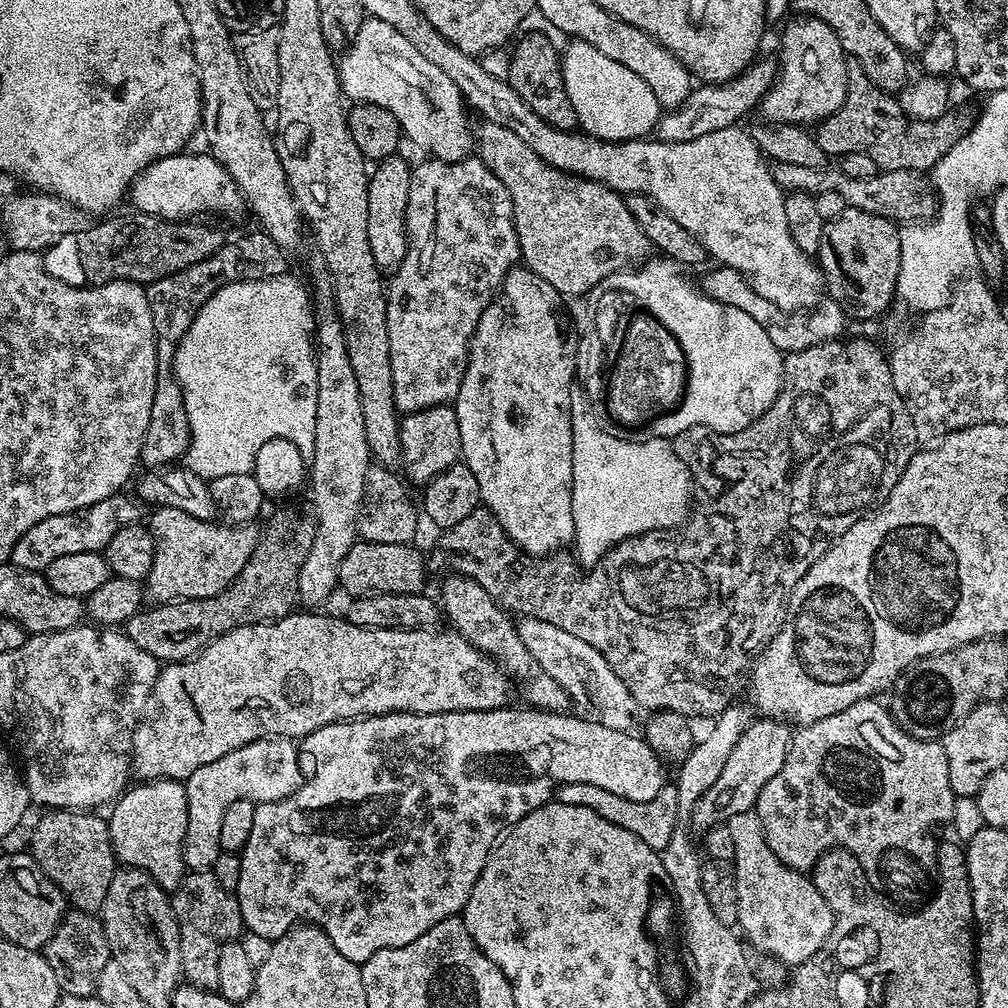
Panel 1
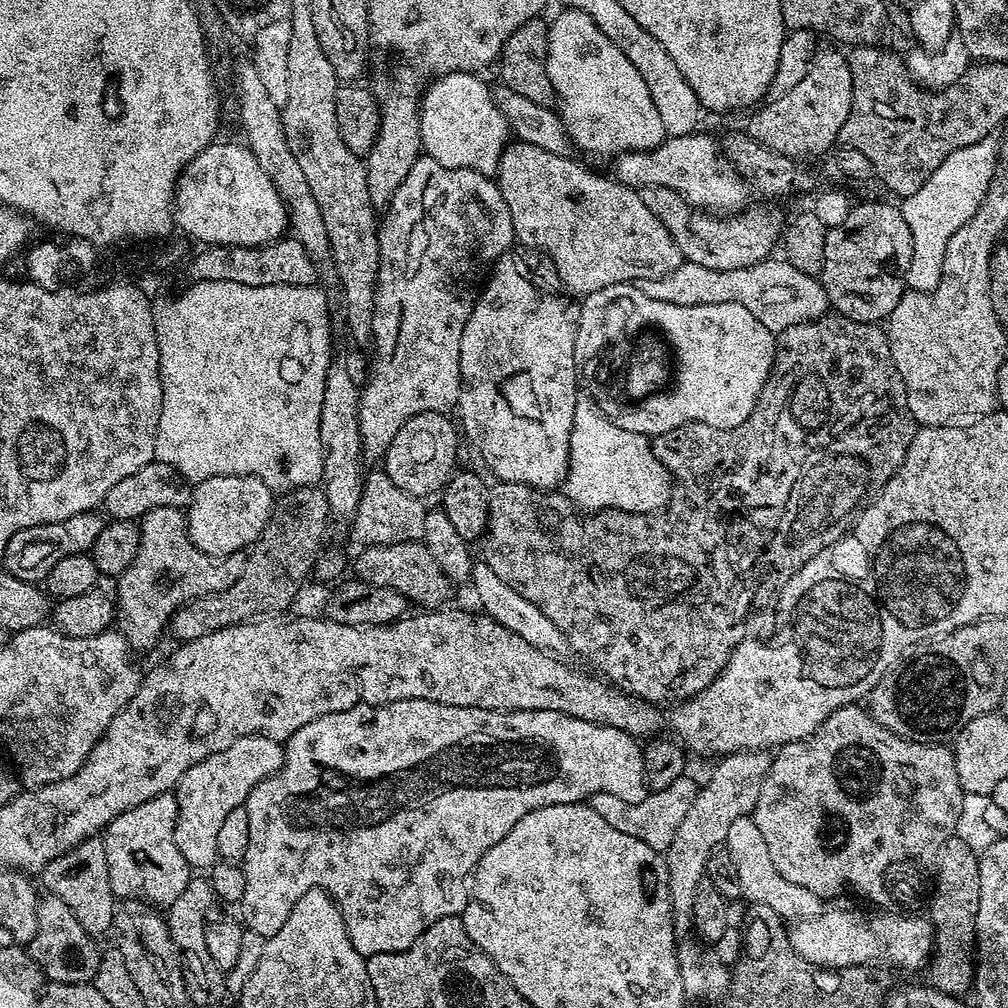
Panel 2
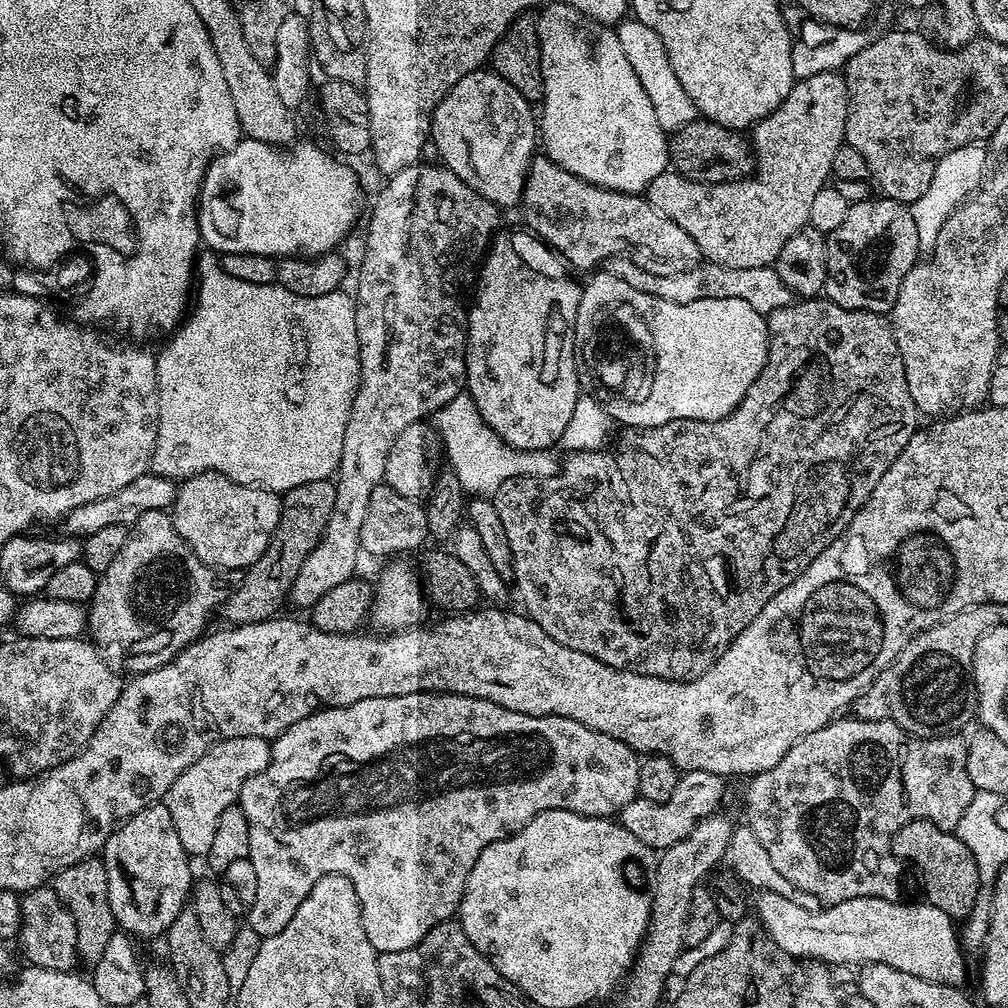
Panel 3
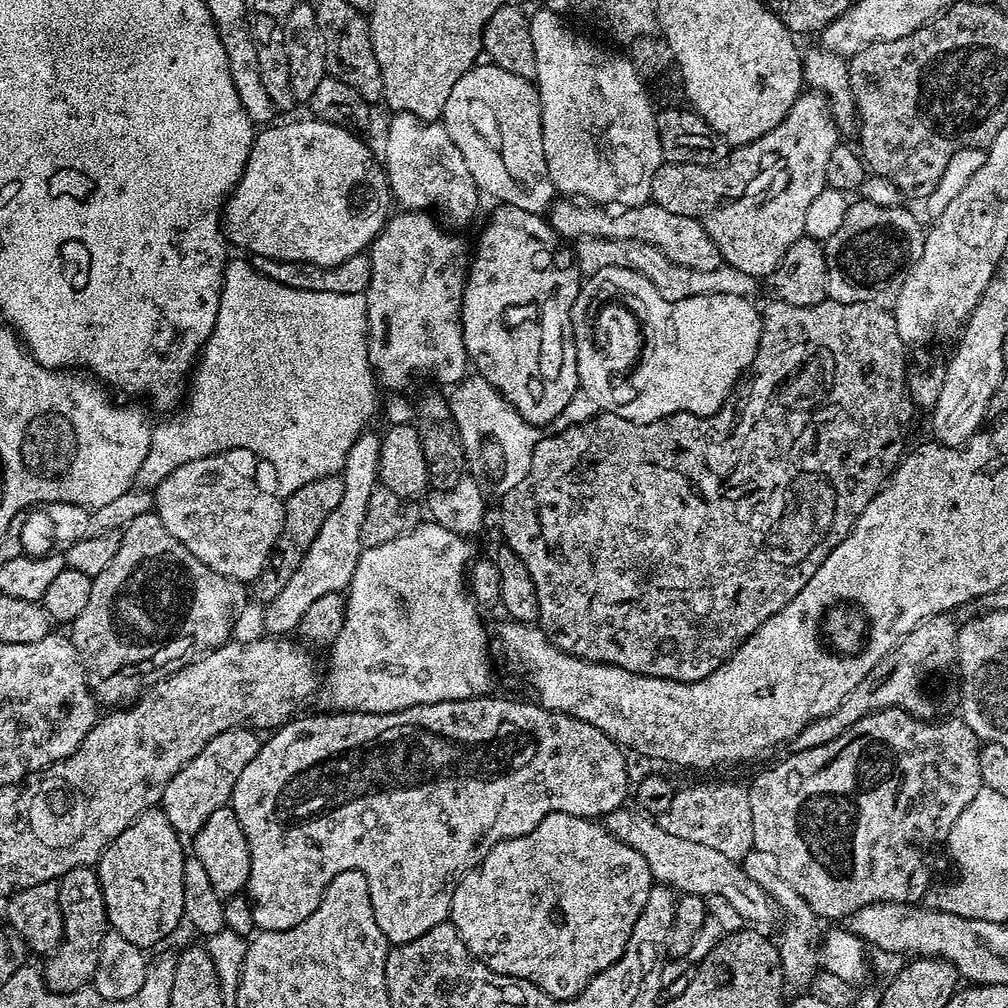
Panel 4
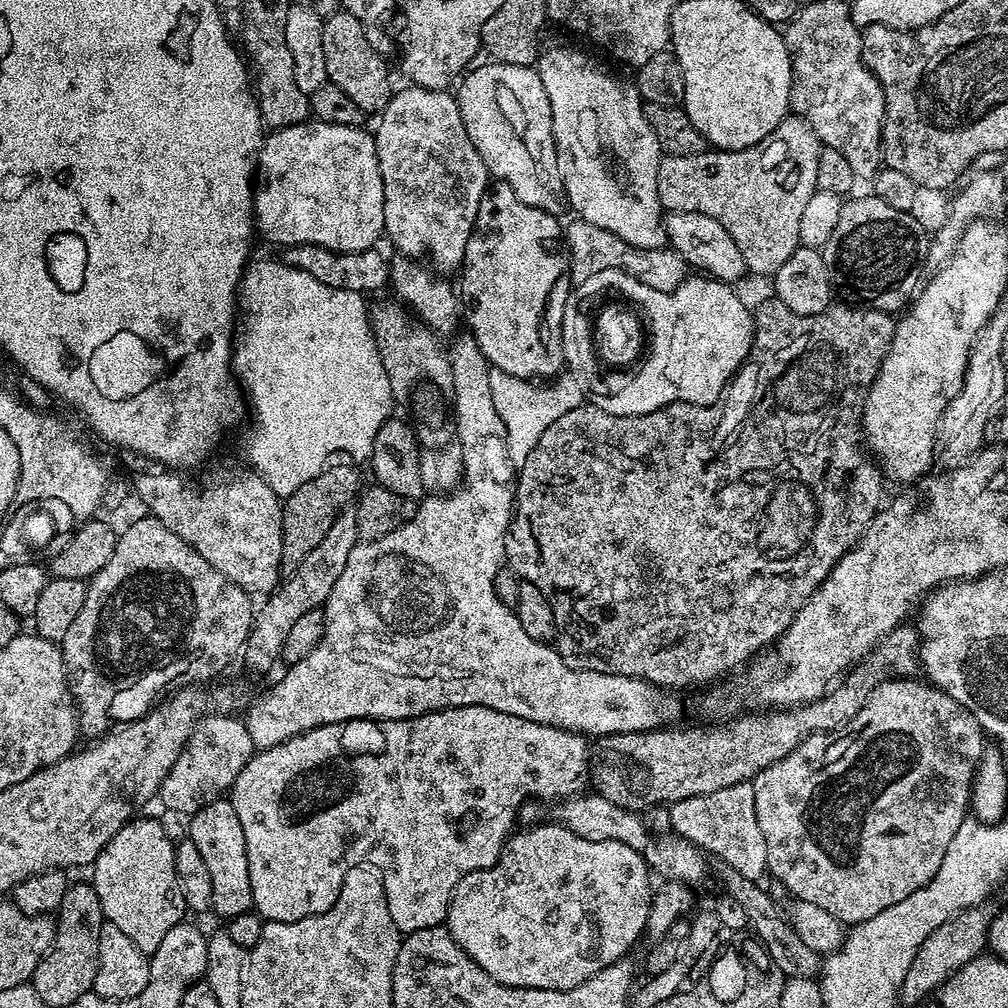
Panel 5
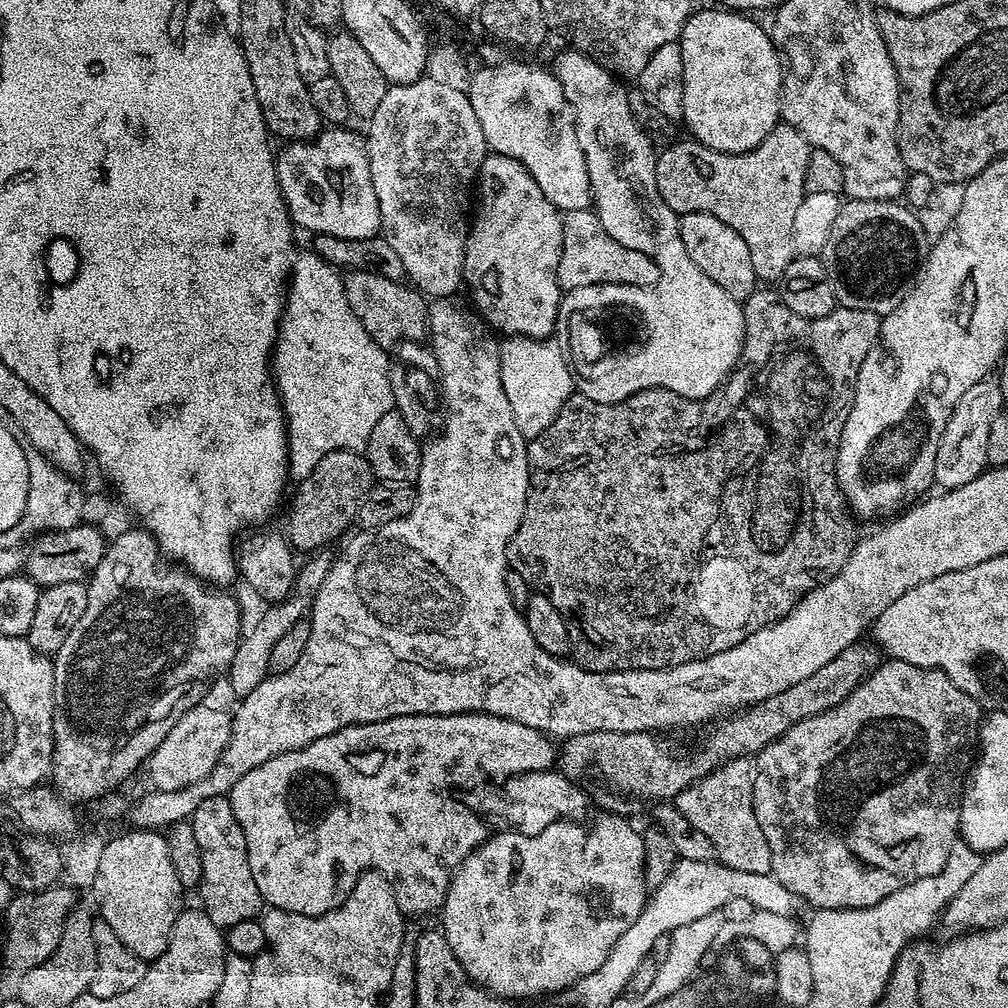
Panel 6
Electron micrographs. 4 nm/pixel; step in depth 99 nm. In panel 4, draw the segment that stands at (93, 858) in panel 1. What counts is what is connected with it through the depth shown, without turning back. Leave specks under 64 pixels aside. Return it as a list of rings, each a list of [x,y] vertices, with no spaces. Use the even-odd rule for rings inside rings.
[[[95,867],[70,870],[59,877],[58,883],[58,906],[64,915],[64,937],[55,952],[43,961],[42,975],[51,992],[78,992],[91,985],[98,966],[102,938],[110,931],[106,902]]]

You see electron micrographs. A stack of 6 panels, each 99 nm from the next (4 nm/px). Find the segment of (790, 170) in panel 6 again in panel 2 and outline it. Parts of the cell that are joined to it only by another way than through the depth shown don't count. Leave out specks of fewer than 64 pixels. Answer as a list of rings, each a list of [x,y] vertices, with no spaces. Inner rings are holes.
[[[843,51],[822,52],[808,64],[806,78],[802,78],[798,86],[786,90],[786,94],[769,99],[751,113],[752,125],[746,128],[748,135],[772,152],[801,158],[820,156],[828,151],[831,153],[837,147],[840,131],[852,109],[850,66]],[[642,188],[639,189],[642,202],[646,202],[646,210],[670,230],[670,238],[678,246],[680,253],[683,254],[685,261],[698,266],[706,266],[706,270],[738,270],[746,266],[754,266],[758,262],[769,259],[773,255],[772,247],[779,245],[782,240],[782,224],[780,228],[780,216],[772,208],[756,208],[745,210],[735,214],[725,215],[717,218],[712,214],[705,214],[697,210],[692,205],[687,204],[680,195],[669,188]]]

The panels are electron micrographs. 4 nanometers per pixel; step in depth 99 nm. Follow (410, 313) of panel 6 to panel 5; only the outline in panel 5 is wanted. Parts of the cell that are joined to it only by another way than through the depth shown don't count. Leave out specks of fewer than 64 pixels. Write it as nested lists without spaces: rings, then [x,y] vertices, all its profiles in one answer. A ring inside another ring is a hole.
[[[380,300],[376,305],[372,304],[370,319],[378,354],[382,358],[382,366],[386,366],[386,374],[390,378],[393,397],[397,401],[406,399],[419,380],[433,384],[444,394],[451,393],[454,374],[449,349],[445,345],[444,348],[440,345],[441,337],[427,324],[413,319],[409,309],[403,303],[392,300]]]

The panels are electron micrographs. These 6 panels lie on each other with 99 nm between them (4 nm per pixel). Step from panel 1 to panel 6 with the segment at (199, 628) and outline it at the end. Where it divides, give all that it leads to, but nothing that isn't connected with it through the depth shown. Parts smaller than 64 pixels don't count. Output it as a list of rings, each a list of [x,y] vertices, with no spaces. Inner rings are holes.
[[[331,452],[295,487],[286,532],[293,549],[301,548],[304,554],[312,554],[327,549],[327,544],[334,543],[340,535],[343,537],[349,531],[347,528],[356,524],[358,510],[368,491],[374,487],[374,477],[367,455],[358,452]]]

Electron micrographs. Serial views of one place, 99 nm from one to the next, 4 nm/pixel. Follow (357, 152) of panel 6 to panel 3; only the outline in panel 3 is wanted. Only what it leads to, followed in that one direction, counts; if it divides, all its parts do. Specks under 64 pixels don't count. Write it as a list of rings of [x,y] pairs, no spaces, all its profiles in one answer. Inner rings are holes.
[[[242,138],[240,141],[238,141],[237,144],[235,144],[234,147],[231,148],[229,152],[221,152],[220,155],[215,156],[214,159],[212,159],[208,163],[208,169],[206,170],[206,174],[204,175],[204,180],[202,183],[200,183],[200,195],[198,197],[198,219],[200,221],[201,241],[203,241],[203,243],[207,245],[207,247],[211,249],[211,251],[217,254],[223,254],[226,252],[241,252],[242,254],[258,254],[259,256],[295,256],[297,258],[315,258],[318,256],[324,256],[328,252],[336,252],[337,249],[339,249],[339,244],[342,243],[343,240],[351,234],[352,227],[354,227],[355,224],[360,220],[360,211],[362,211],[364,208],[364,188],[362,185],[360,185],[360,180],[358,177],[356,177],[355,170],[352,169],[350,165],[343,164],[343,162],[340,161],[343,159],[341,159],[339,155],[333,154],[327,147],[325,147],[326,149],[319,148],[318,145],[311,144],[311,142],[308,140],[302,140],[303,139],[301,139],[299,142],[293,143],[287,150],[281,150],[279,147],[277,147],[277,145],[274,144],[267,144],[266,142],[262,142],[261,140],[250,140],[247,138]]]

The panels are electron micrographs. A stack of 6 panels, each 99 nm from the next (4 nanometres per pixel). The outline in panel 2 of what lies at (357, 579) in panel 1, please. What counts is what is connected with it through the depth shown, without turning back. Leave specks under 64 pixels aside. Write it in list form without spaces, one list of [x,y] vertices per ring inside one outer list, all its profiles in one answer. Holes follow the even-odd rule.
[[[398,542],[390,546],[368,546],[363,551],[356,560],[355,575],[367,584],[392,588],[420,610],[440,610],[449,603],[453,581],[449,580],[442,566],[438,566],[438,558],[430,554],[424,543]]]

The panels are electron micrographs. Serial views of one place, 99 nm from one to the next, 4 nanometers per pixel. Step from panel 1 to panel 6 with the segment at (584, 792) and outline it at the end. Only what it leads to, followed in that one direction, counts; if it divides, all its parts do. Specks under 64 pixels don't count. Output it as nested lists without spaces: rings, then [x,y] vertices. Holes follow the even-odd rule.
[[[739,756],[720,765],[709,776],[695,780],[682,794],[675,798],[675,806],[686,816],[686,821],[706,834],[716,851],[715,859],[727,868],[742,870],[746,874],[769,874],[772,870],[772,855],[758,826],[754,814],[754,764],[747,756]]]

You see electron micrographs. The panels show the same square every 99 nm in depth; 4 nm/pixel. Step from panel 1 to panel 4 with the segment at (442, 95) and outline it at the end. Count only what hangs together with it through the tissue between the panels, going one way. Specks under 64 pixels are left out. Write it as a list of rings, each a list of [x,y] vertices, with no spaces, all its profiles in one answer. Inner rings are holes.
[[[491,62],[477,63],[466,74],[462,74],[462,78],[458,78],[458,82],[454,82],[454,90],[450,90],[450,98],[446,98],[446,106],[444,107],[444,115],[442,123],[445,130],[450,134],[450,138],[458,146],[458,150],[462,152],[462,158],[466,160],[466,167],[470,170],[470,174],[474,176],[474,182],[477,188],[485,197],[493,196],[496,202],[500,204],[509,204],[510,206],[518,206],[518,210],[526,210],[527,212],[543,213],[545,209],[553,203],[554,189],[552,187],[552,179],[548,177],[546,170],[546,158],[542,150],[542,122],[540,121],[540,93],[537,92],[535,83],[526,78],[518,78],[518,74],[510,74],[510,70],[502,70],[496,64]]]

